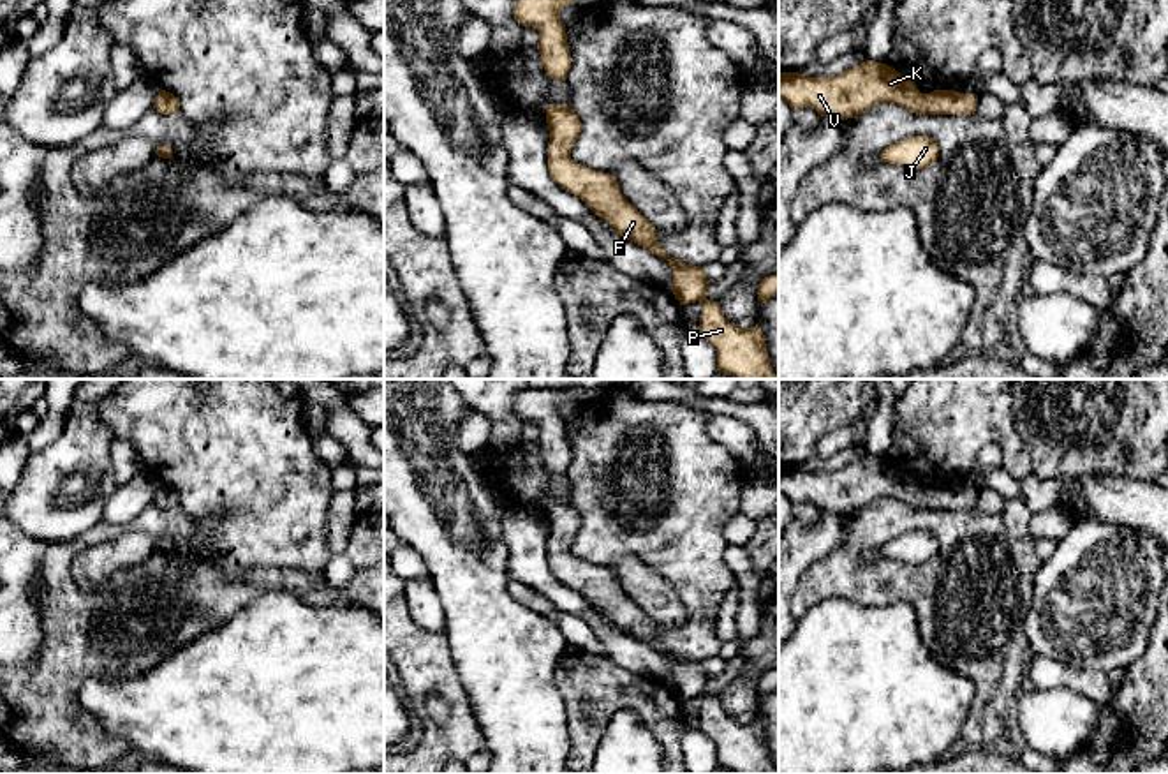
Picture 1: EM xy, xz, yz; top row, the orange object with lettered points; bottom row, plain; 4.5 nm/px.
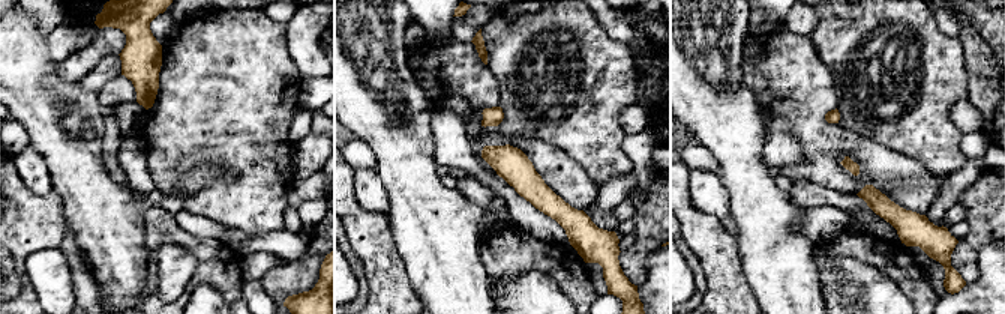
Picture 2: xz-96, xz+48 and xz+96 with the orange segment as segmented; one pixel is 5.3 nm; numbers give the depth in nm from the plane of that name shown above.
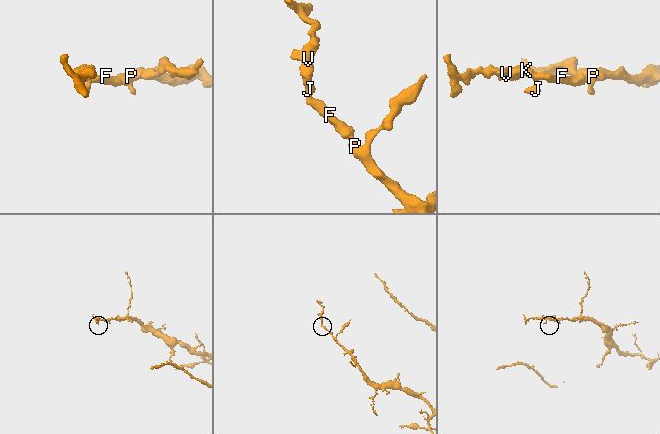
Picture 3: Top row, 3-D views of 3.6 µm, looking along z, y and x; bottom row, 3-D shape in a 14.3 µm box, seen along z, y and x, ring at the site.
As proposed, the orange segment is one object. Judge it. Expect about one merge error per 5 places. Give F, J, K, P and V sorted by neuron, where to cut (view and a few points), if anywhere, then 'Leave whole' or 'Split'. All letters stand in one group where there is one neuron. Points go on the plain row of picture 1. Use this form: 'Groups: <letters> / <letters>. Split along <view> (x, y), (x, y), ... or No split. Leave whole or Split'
Groups: F J K P V. No split. Leave whole

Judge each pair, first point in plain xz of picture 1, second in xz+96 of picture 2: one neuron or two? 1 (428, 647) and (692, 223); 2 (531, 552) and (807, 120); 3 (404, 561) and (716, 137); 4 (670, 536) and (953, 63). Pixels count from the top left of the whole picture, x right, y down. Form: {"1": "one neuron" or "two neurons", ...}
{"1": "one neuron", "2": "two neurons", "3": "two neurons", "4": "one neuron"}

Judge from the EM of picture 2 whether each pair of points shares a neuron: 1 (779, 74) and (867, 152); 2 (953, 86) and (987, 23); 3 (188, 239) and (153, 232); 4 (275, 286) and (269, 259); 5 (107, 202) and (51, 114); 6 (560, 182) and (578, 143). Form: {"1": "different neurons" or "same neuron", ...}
{"1": "same neuron", "2": "different neurons", "3": "same neuron", "4": "different neurons", "5": "same neuron", "6": "different neurons"}

